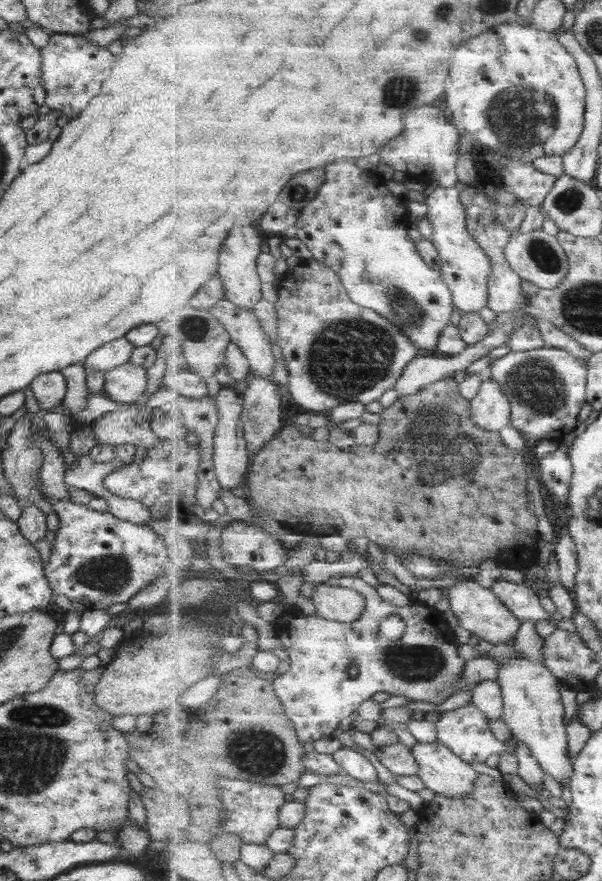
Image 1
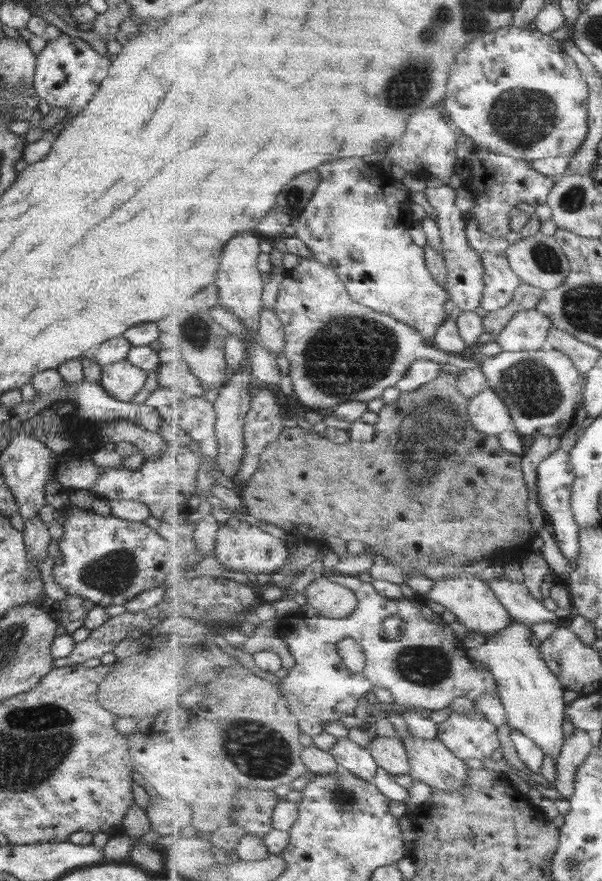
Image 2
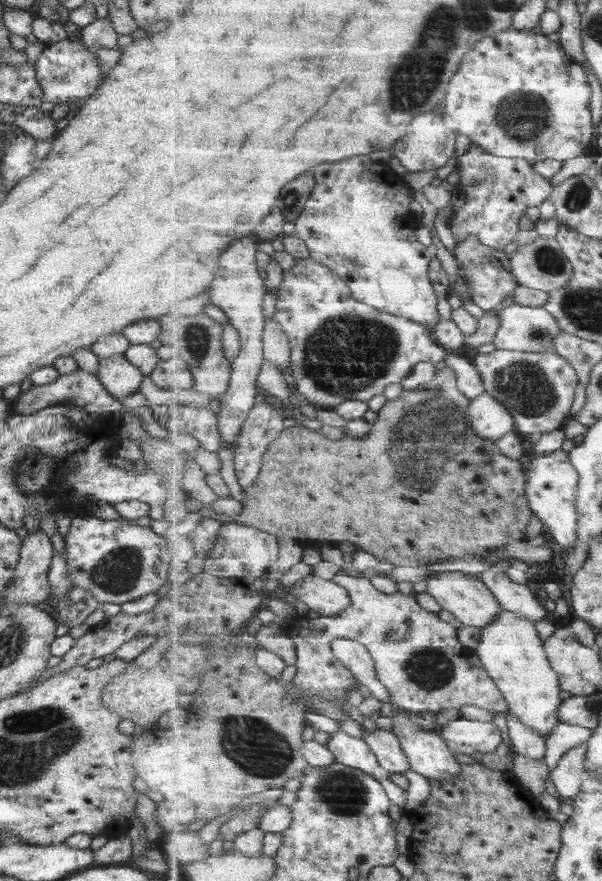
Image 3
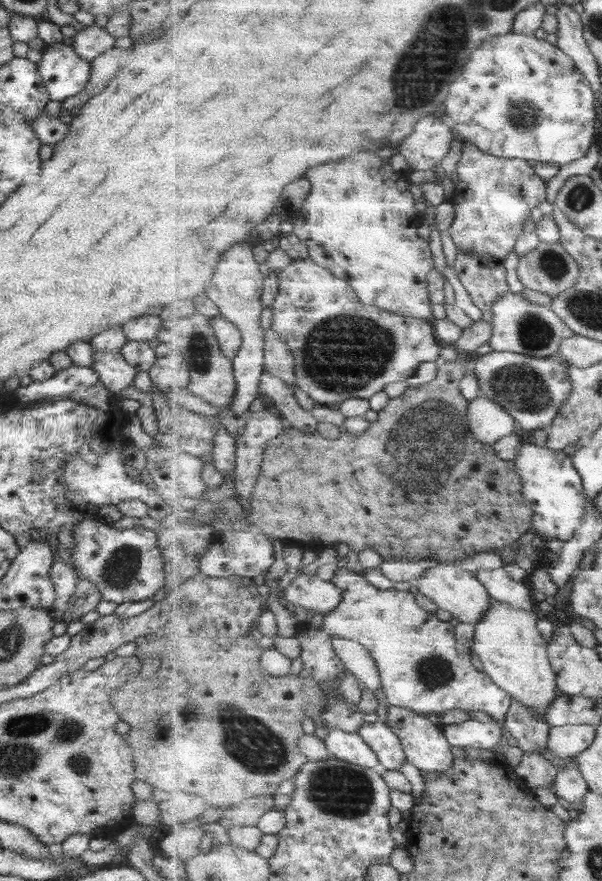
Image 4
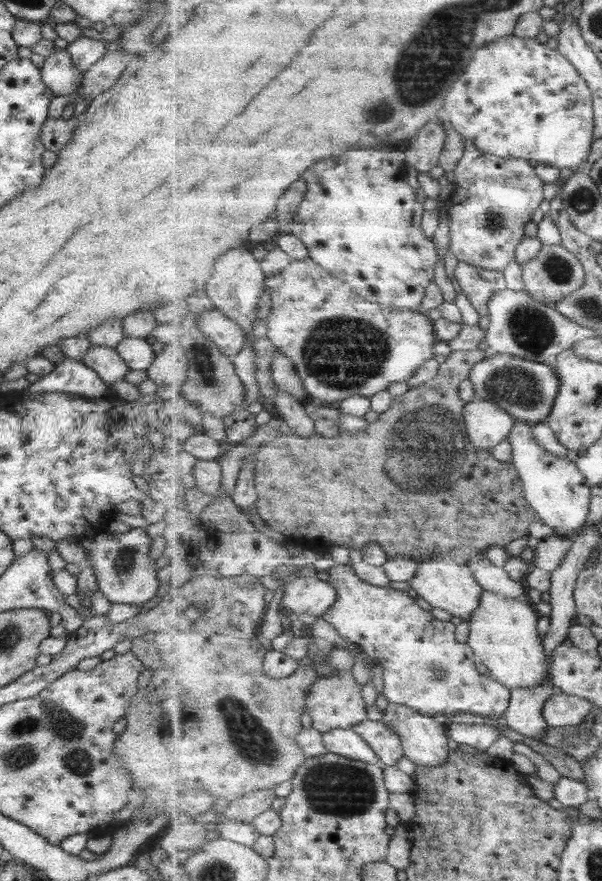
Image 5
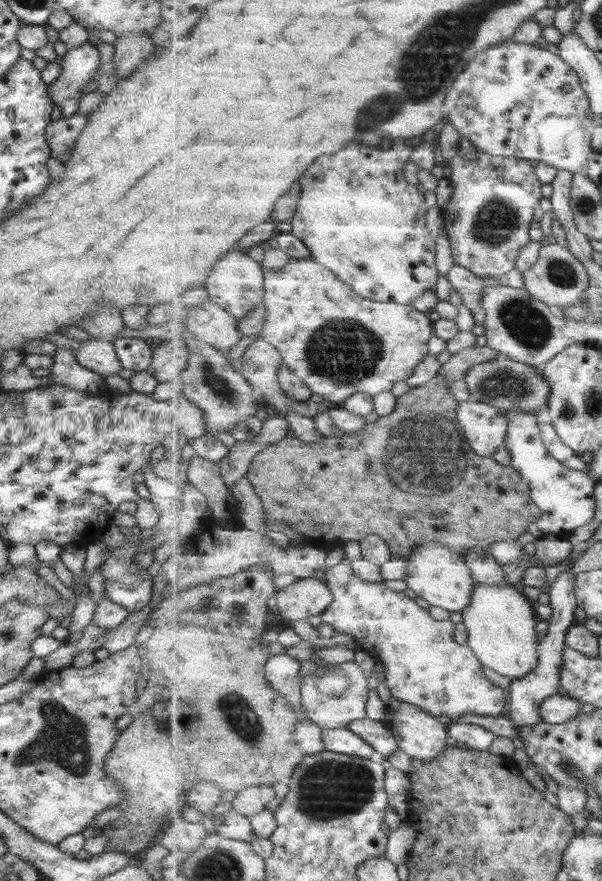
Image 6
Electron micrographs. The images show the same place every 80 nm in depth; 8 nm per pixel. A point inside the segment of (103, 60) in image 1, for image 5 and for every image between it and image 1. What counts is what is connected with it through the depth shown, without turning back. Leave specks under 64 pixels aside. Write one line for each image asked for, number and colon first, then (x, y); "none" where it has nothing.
2: (67, 71)
3: (65, 71)
4: (63, 74)
5: (57, 73)

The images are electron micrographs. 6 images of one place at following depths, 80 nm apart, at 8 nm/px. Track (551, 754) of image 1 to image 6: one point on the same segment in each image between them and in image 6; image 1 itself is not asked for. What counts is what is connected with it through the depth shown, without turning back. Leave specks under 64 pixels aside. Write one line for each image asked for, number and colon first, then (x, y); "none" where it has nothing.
2: (535, 701)
3: (511, 649)
4: (514, 653)
5: (504, 635)
6: (501, 624)

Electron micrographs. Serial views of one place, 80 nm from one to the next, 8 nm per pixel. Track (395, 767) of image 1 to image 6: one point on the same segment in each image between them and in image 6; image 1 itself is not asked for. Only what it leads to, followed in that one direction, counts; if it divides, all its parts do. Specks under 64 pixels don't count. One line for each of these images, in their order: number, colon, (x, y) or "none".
2: (390, 753)
3: (386, 745)
4: (380, 736)
5: (388, 745)
6: (375, 732)

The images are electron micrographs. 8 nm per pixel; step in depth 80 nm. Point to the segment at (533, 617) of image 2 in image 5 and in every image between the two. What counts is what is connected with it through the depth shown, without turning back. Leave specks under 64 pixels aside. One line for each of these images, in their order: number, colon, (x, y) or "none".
3: (514, 597)
4: (498, 582)
5: (491, 577)

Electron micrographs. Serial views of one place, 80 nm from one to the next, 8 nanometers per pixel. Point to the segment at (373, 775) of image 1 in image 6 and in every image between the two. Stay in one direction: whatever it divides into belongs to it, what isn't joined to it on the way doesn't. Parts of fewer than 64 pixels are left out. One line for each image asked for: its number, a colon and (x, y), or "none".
2: (352, 756)
3: (349, 750)
4: (350, 746)
5: (348, 743)
6: (342, 740)

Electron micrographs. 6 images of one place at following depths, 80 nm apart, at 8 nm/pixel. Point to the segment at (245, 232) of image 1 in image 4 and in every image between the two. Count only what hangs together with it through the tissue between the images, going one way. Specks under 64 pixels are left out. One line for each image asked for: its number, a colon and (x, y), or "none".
2: (240, 285)
3: (238, 289)
4: (237, 287)

